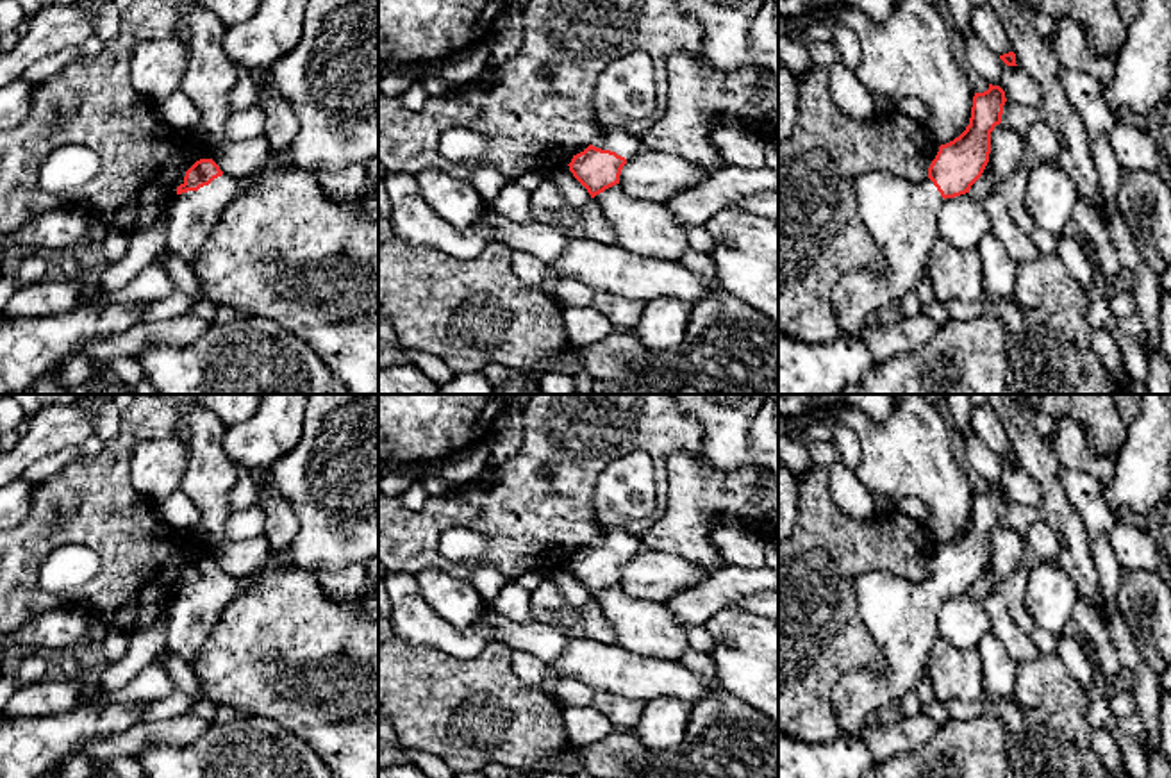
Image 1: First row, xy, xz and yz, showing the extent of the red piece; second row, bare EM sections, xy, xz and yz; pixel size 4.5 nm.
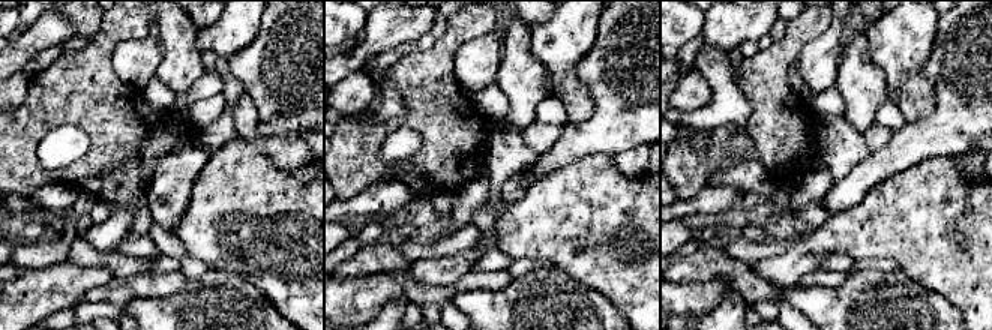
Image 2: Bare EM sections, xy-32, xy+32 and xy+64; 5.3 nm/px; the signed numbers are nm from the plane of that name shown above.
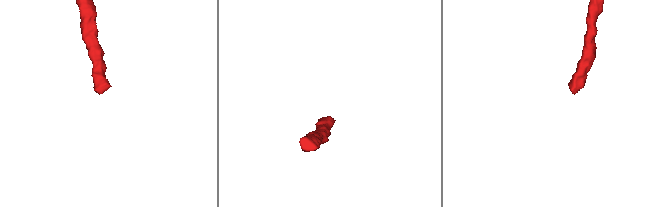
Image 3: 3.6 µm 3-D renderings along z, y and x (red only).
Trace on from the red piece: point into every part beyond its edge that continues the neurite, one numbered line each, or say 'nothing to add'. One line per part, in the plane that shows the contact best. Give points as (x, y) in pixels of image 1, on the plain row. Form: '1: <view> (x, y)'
1: xy (193, 614)

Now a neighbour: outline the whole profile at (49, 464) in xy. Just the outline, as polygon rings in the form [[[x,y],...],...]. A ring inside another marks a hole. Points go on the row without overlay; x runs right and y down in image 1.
[[[68,446],[61,451],[45,455],[25,471],[23,478],[32,485],[43,484],[54,473],[57,473],[59,469],[62,469],[64,466],[68,466],[71,460],[79,457],[82,457],[79,446]]]

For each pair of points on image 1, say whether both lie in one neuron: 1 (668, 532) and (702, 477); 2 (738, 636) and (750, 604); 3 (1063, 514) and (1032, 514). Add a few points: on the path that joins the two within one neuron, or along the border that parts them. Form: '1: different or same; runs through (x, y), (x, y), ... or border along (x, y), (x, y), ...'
1: same; runs through (682, 518), (698, 502), (698, 491)
2: different; border along (734, 605), (759, 616)
3: different; border along (1038, 509), (1043, 518)

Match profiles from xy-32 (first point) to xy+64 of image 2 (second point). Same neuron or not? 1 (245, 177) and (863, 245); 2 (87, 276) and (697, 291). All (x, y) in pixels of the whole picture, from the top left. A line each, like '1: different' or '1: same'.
1: same
2: same

